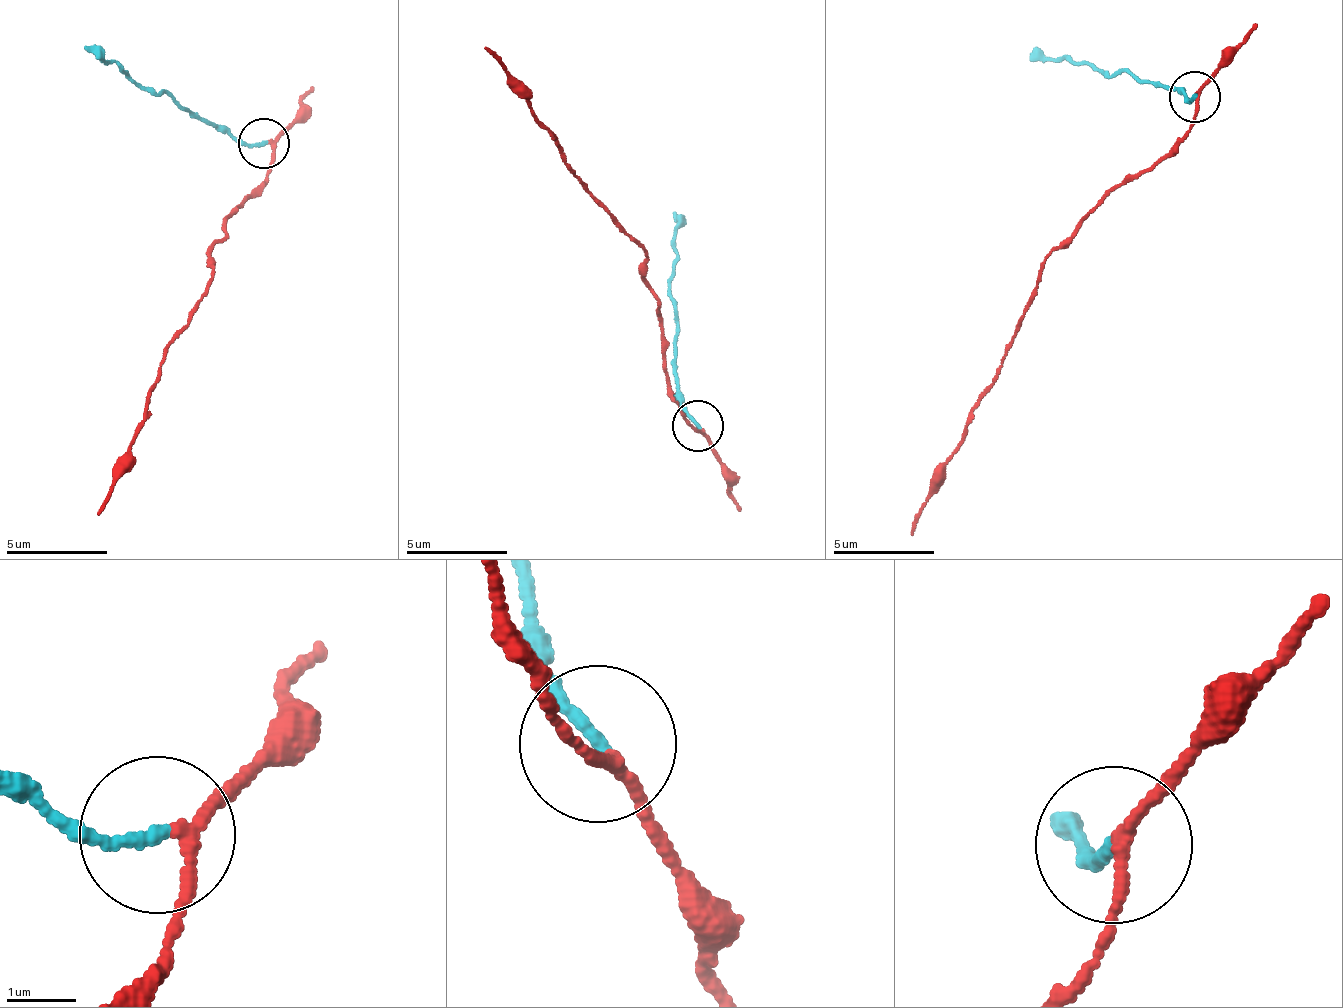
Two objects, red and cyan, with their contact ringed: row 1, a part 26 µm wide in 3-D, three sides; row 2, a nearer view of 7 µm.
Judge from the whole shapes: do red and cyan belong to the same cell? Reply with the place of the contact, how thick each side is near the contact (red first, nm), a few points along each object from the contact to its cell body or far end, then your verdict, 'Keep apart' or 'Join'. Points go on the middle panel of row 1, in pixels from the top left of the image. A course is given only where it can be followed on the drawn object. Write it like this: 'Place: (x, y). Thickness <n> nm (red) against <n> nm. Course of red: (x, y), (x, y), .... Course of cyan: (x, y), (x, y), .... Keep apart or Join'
Place: (697, 426). Thickness 160 nm (red) against 170 nm. Course of red: (699, 430), (690, 426), (668, 382), (662, 304), (642, 275), (644, 251), (588, 193), (501, 61), (482, 49). Course of cyan: (699, 425), (688, 415), (683, 403), (673, 356), (676, 323), (670, 289), (675, 213). Keep apart

